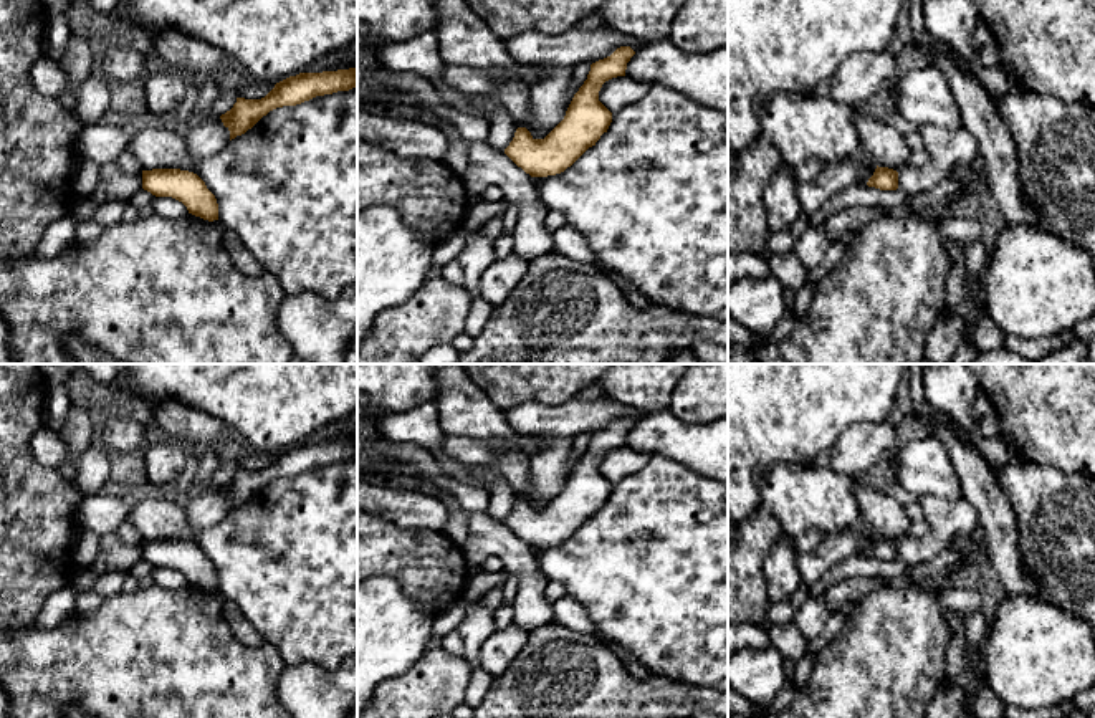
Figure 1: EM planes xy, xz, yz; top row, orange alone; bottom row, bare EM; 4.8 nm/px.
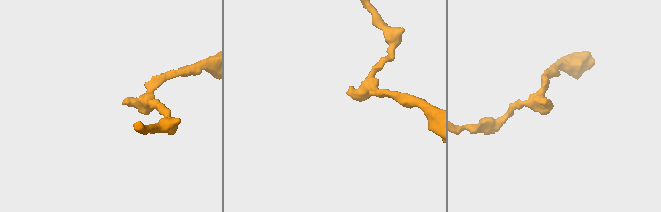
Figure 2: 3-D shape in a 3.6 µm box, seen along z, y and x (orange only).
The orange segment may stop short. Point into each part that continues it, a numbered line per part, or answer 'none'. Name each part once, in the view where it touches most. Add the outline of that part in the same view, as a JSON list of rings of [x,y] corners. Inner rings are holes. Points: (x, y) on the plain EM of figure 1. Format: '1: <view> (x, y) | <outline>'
none

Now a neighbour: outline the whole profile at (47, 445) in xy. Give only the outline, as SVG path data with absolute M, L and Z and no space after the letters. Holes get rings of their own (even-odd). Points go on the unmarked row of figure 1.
M48 427L38 428L31 437L31 453L36 463L58 470L68 458L68 447L60 433Z

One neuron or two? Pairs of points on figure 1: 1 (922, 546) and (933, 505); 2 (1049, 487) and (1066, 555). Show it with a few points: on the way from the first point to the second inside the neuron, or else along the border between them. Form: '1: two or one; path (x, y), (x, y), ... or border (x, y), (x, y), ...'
1: one; path (932, 536), (935, 533), (935, 515)
2: one; path (1049, 503), (1066, 521), (1066, 538)

